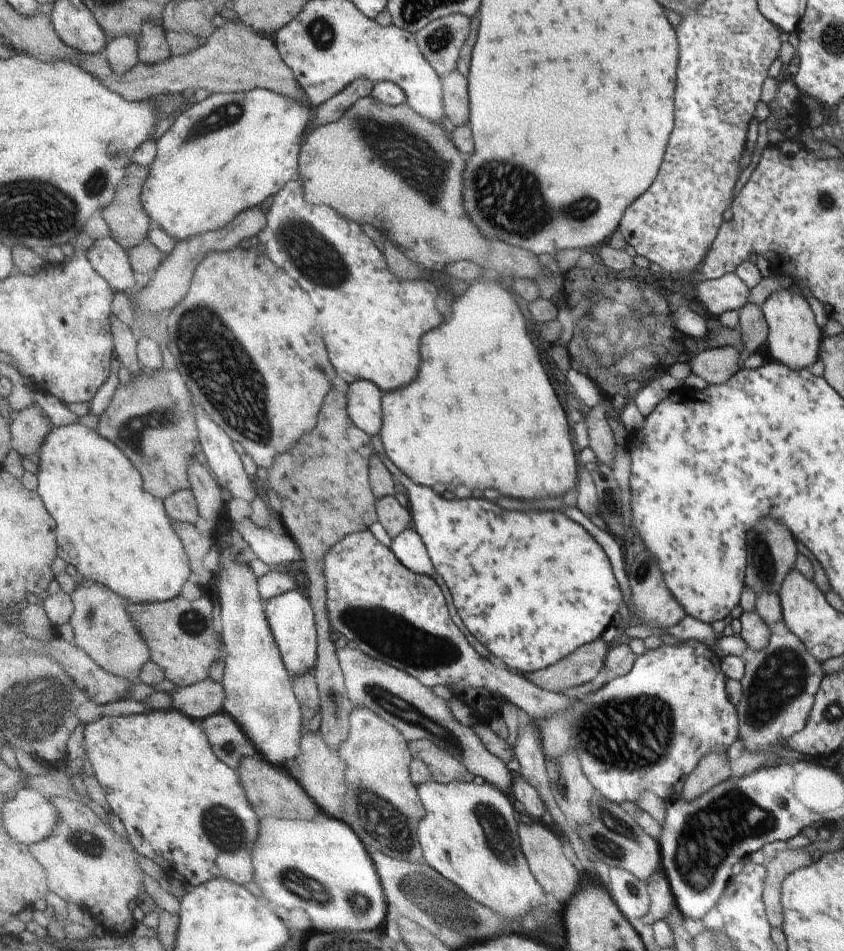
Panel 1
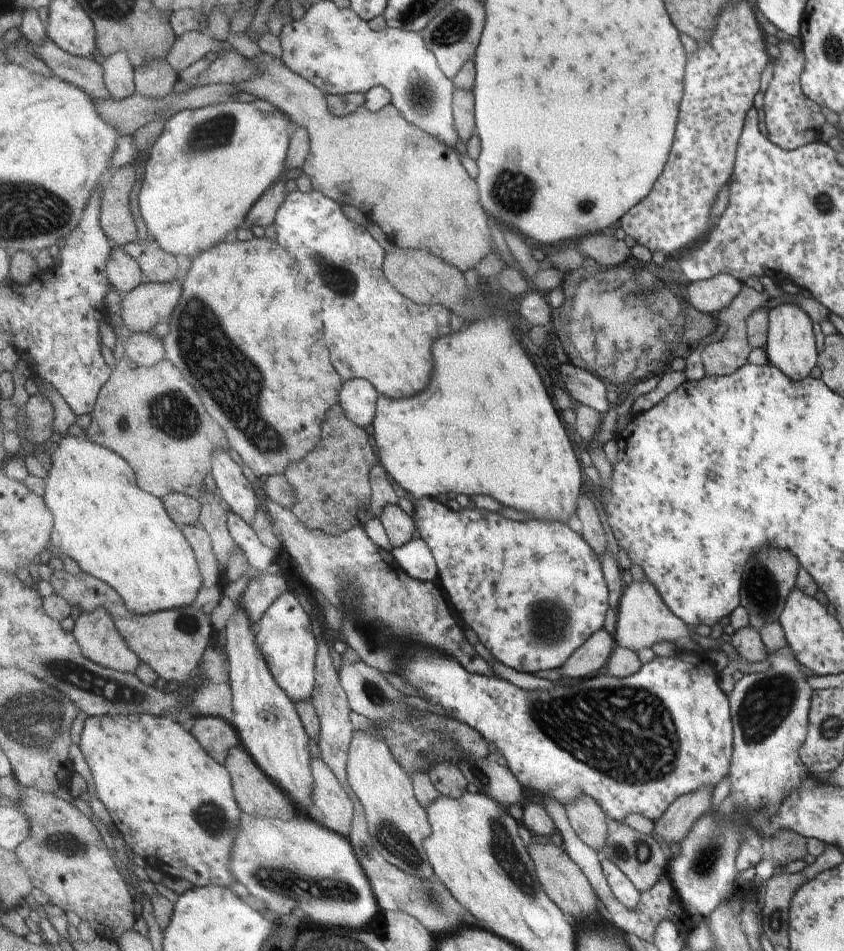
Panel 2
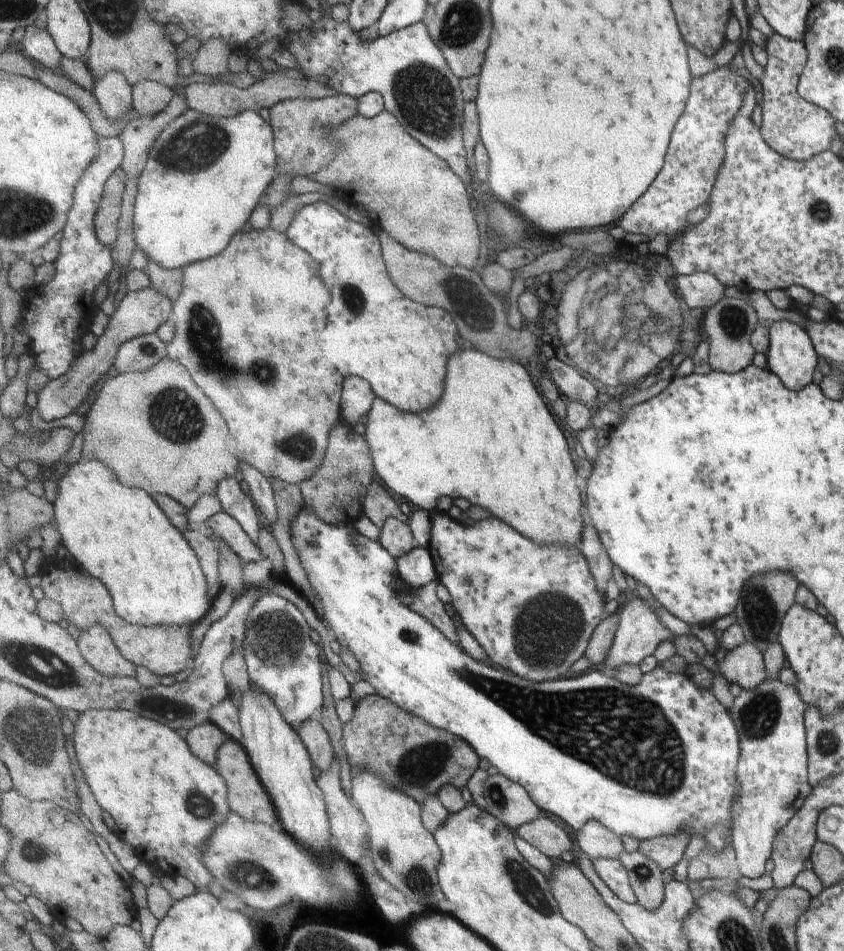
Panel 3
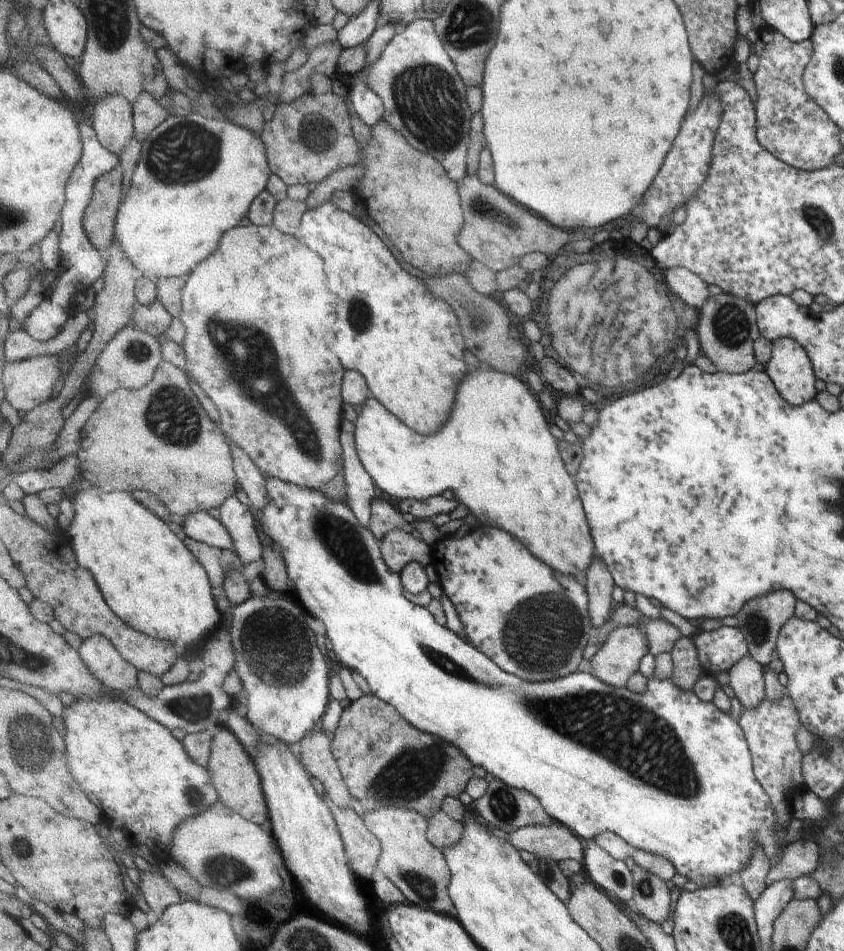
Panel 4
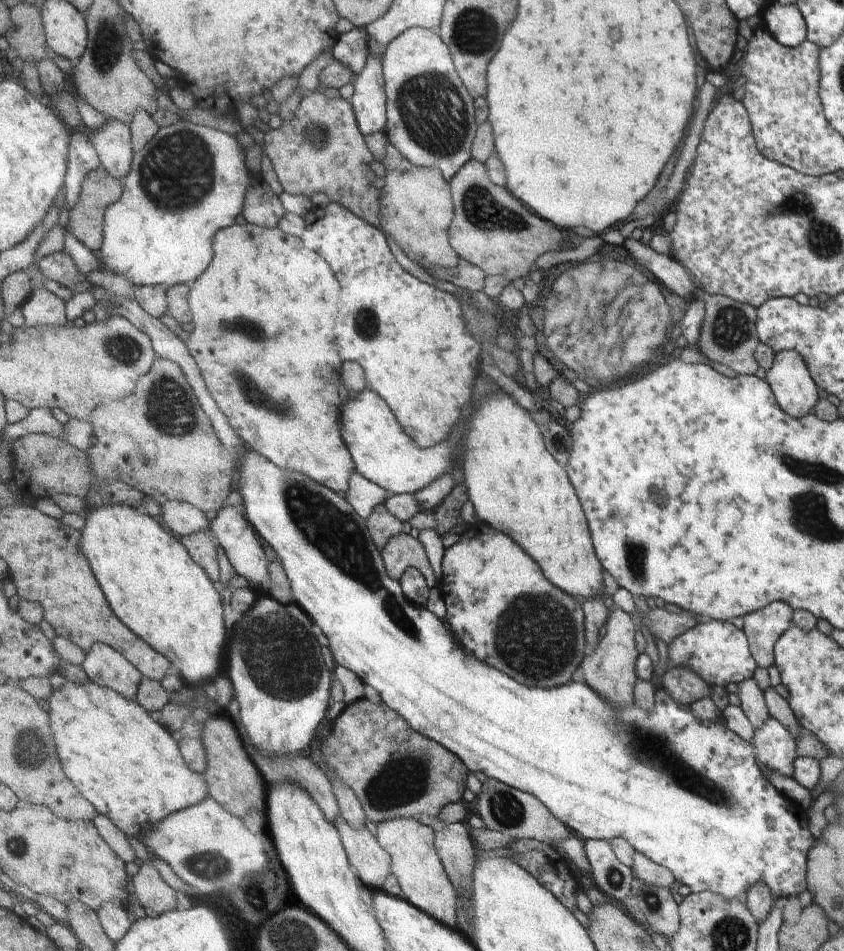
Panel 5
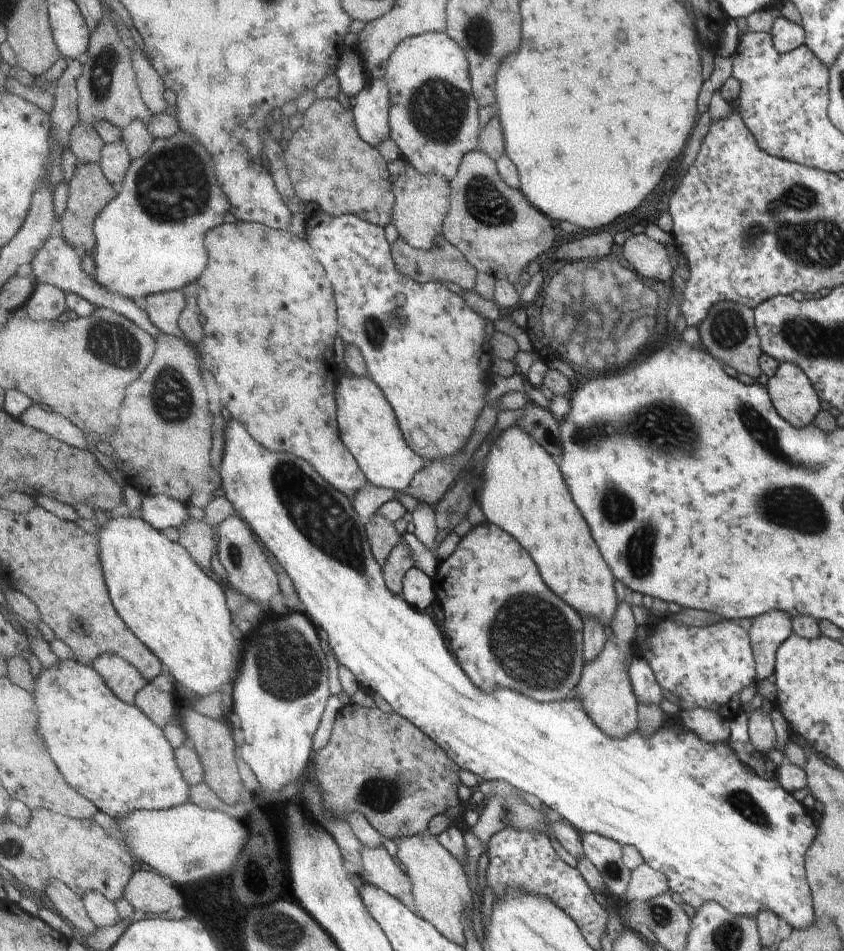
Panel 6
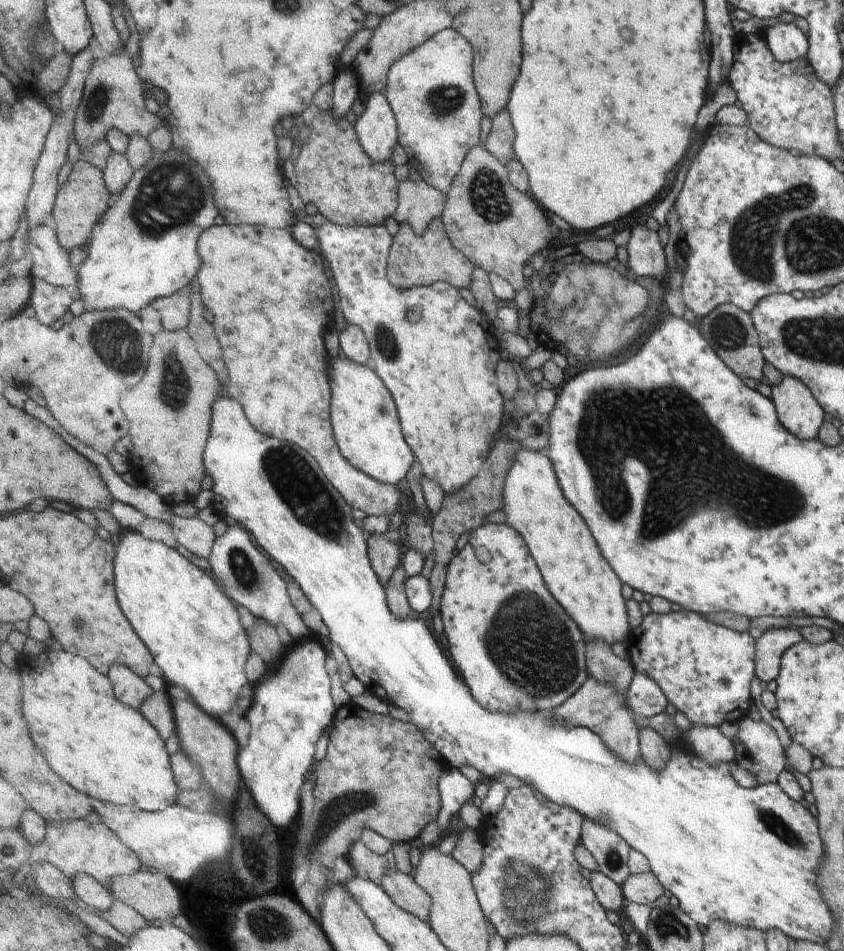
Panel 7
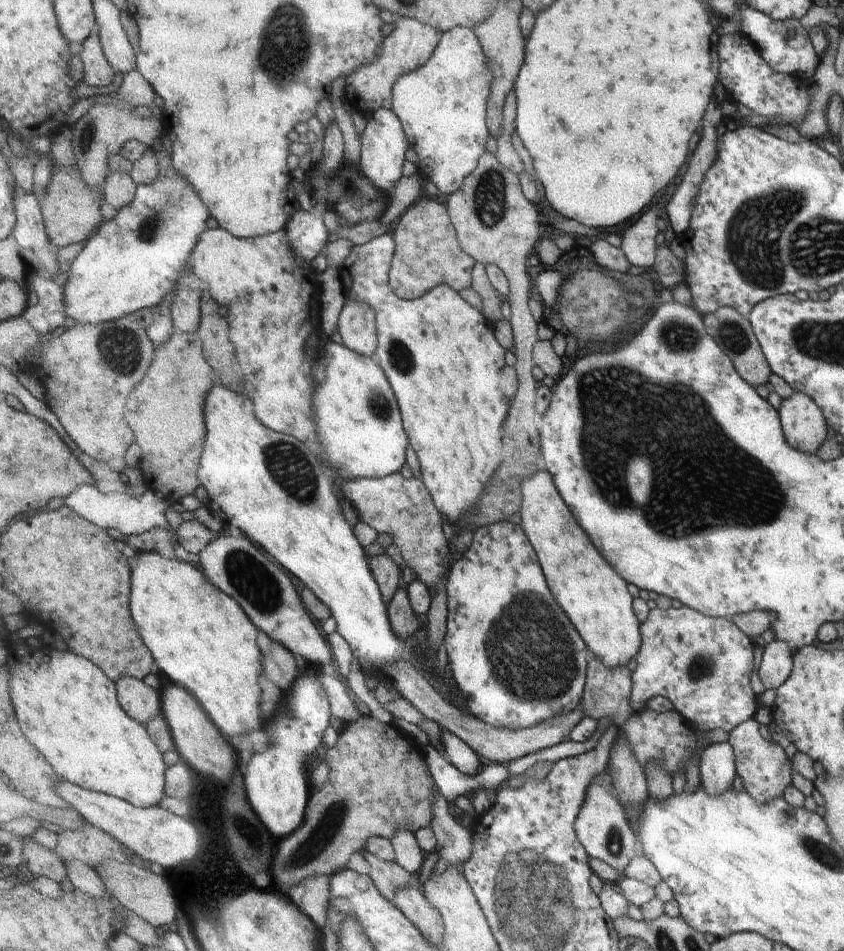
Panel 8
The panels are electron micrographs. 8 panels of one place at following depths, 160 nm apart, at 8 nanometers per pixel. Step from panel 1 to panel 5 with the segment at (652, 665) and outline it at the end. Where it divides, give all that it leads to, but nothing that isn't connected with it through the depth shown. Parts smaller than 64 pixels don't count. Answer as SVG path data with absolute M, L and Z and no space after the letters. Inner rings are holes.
M247 448L240 466L237 466L237 490L243 498L243 511L246 519L259 529L259 534L275 550L289 577L293 594L298 605L323 630L329 640L329 648L333 652L336 664L347 667L371 685L380 695L382 702L398 711L407 719L416 731L435 739L451 752L459 755L466 762L471 773L483 772L487 777L501 781L513 788L536 796L551 810L565 826L588 840L612 841L624 838L653 862L667 867L677 880L677 885L688 886L693 893L711 891L724 899L744 900L751 885L764 884L775 899L796 896L806 890L806 854L816 840L806 830L804 814L798 804L783 796L759 770L754 746L741 740L723 724L703 720L692 713L690 705L675 702L664 688L656 692L655 708L646 711L634 704L630 707L615 707L606 699L601 698L587 683L571 682L552 689L525 686L511 678L503 671L481 662L474 655L468 655L453 635L450 627L445 626L438 615L433 614L426 606L416 605L403 592L400 582L390 577L382 551L374 543L367 520L364 519L346 497L339 496L328 486L315 482L310 476L289 469L282 469L262 454Z

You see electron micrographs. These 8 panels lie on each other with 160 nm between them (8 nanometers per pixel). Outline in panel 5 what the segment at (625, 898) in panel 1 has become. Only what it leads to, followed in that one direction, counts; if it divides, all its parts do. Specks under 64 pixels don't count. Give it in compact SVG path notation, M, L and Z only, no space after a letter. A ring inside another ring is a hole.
M588 840L585 841L584 847L592 866L591 876L595 887L601 890L609 898L623 902L631 894L631 882L633 882L634 870L628 867L615 854L614 848L609 841Z

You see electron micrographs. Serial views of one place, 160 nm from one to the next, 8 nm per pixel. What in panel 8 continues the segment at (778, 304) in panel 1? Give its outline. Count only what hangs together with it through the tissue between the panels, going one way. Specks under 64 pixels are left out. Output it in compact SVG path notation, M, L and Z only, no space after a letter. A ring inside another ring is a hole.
M793 391L788 399L781 399L777 411L785 442L795 450L815 455L827 436L817 405L806 394Z

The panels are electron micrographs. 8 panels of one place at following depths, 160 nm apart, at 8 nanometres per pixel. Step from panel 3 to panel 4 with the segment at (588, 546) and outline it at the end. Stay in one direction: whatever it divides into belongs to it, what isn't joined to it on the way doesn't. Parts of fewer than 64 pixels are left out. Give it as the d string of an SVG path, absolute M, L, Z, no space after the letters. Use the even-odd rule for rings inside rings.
M596 556L590 569L585 574L589 612L593 628L599 630L611 617L613 612L613 588L616 582L607 563Z

